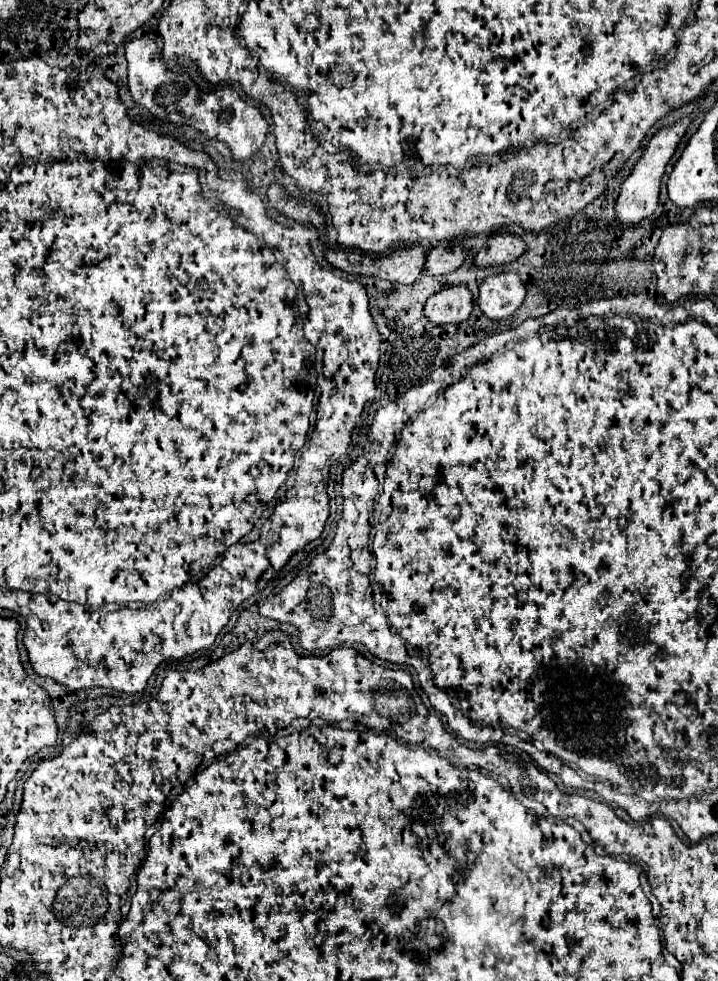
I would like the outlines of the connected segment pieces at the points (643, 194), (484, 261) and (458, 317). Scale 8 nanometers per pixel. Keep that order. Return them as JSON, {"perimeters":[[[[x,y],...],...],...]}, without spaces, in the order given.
{"perimeters":[[[[685,116],[681,120],[677,120],[673,126],[665,126],[661,128],[657,134],[653,134],[653,138],[649,140],[645,152],[641,154],[641,158],[637,160],[637,164],[633,166],[629,178],[623,182],[621,186],[621,192],[619,192],[619,198],[617,198],[617,218],[621,222],[629,222],[629,224],[639,224],[643,218],[651,216],[653,210],[657,208],[657,202],[659,202],[659,188],[661,188],[661,178],[665,174],[665,168],[669,164],[669,160],[673,158],[683,134],[687,132],[691,124],[691,118]]],[[[497,232],[489,236],[487,248],[481,248],[475,254],[475,264],[483,270],[491,266],[503,266],[517,260],[525,250],[527,250],[527,244],[519,236],[509,232]]],[[[453,284],[433,294],[425,304],[425,316],[431,324],[463,322],[473,310],[473,294],[465,284]]]]}

